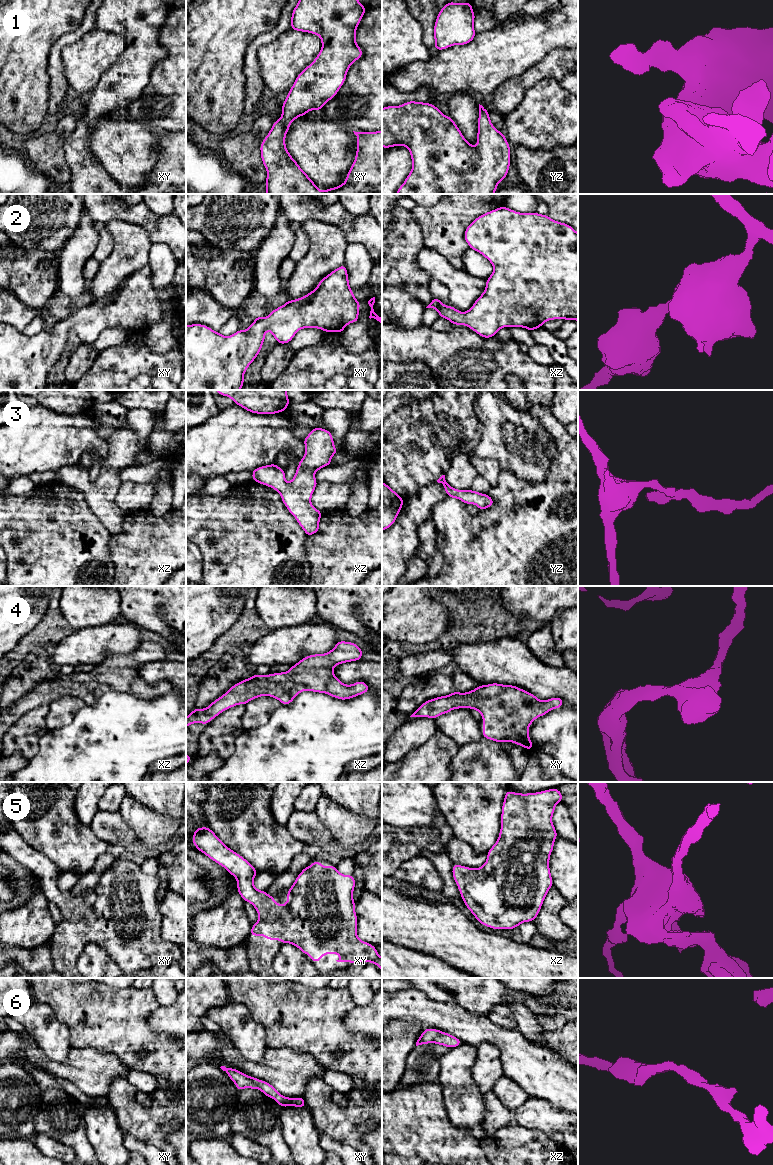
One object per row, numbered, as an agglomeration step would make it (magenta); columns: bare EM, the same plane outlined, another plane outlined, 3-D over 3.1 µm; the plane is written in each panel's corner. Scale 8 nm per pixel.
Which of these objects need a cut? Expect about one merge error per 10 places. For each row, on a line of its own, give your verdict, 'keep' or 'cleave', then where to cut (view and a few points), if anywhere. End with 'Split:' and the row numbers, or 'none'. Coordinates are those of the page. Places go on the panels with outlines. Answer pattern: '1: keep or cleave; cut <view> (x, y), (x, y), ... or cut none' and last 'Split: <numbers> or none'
1: keep; cut none
2: keep; cut none
3: keep; cut none
4: keep; cut none
5: keep; cut none
6: keep; cut none
Split: none

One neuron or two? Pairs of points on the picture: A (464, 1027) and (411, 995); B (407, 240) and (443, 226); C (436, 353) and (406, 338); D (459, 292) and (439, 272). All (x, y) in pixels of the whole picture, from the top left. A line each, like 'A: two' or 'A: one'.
A: one
B: two
C: one
D: one

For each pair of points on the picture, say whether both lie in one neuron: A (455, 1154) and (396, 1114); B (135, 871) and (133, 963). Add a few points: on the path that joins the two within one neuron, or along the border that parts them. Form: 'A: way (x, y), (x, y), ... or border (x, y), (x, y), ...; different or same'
A: way (440, 1142), (411, 1128); same
B: way (135, 894), (134, 906), (144, 916), (139, 940); same

